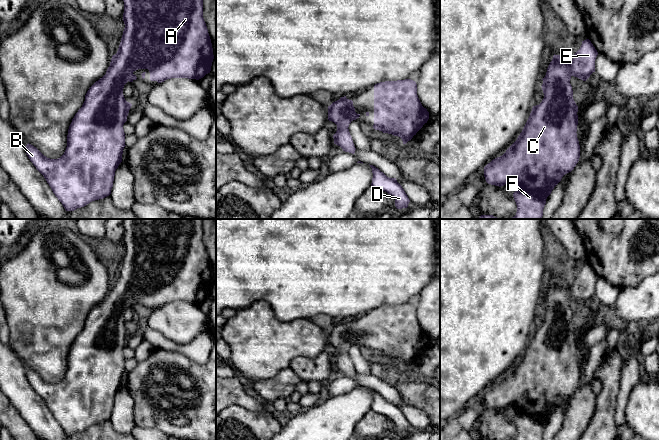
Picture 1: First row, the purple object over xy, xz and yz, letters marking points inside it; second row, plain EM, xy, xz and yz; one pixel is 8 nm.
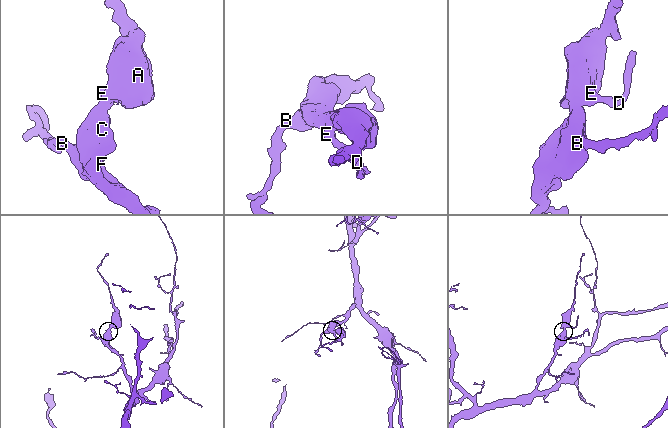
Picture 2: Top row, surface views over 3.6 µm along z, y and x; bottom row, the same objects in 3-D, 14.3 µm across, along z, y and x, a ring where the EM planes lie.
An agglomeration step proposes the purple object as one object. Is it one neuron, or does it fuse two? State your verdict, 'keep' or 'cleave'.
keep

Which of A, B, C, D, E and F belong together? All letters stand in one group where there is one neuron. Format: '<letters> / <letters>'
A B C D E F

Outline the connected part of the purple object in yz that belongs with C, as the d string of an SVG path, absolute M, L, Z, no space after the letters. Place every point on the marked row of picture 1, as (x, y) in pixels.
M589 39L582 41L580 49L574 54L571 62L565 56L555 55L550 62L545 77L542 79L542 90L544 98L539 105L533 106L530 116L518 136L517 140L506 150L506 152L488 163L484 167L484 177L488 184L504 186L508 182L516 186L513 193L517 205L516 215L509 219L542 219L543 209L547 197L554 187L561 181L562 177L571 172L580 158L580 145L577 138L578 106L573 99L573 90L570 84L572 76L586 81L595 72L595 60L597 50Z

